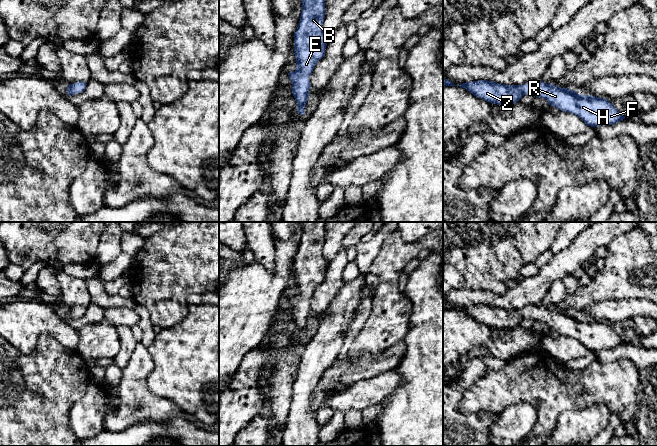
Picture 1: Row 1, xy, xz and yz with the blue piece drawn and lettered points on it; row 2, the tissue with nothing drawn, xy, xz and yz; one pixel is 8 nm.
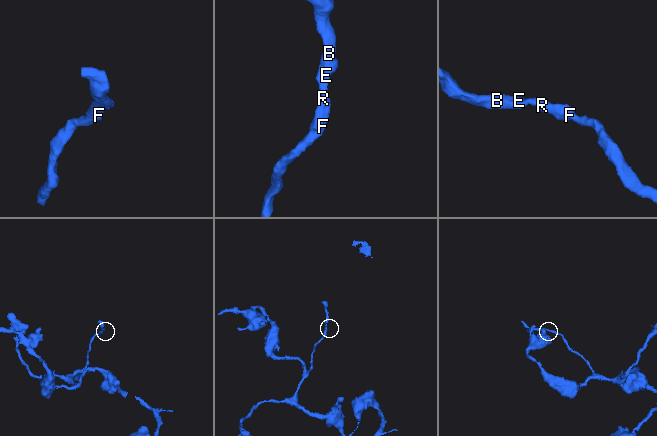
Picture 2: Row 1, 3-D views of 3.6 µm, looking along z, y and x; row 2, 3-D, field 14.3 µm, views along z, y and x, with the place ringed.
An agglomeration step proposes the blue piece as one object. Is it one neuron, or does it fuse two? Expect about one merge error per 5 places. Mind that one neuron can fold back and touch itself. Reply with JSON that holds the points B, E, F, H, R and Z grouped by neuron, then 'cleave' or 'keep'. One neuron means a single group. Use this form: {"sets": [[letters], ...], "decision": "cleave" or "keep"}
{"sets": [["B", "E", "F", "H", "R", "Z"]], "decision": "keep"}

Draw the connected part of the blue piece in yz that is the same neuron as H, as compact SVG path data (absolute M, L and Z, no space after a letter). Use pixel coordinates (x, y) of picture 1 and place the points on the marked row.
M479 80L462 83L459 87L497 105L513 105L526 94L544 98L549 105L578 116L586 126L591 127L613 125L625 119L607 99L578 94L571 89L543 81L529 81L525 85L505 85Z

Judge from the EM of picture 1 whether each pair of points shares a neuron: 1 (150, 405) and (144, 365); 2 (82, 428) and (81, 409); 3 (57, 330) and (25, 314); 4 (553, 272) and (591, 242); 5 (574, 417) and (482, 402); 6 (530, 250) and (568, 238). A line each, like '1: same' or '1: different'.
1: same
2: same
3: same
4: same
5: different
6: different

